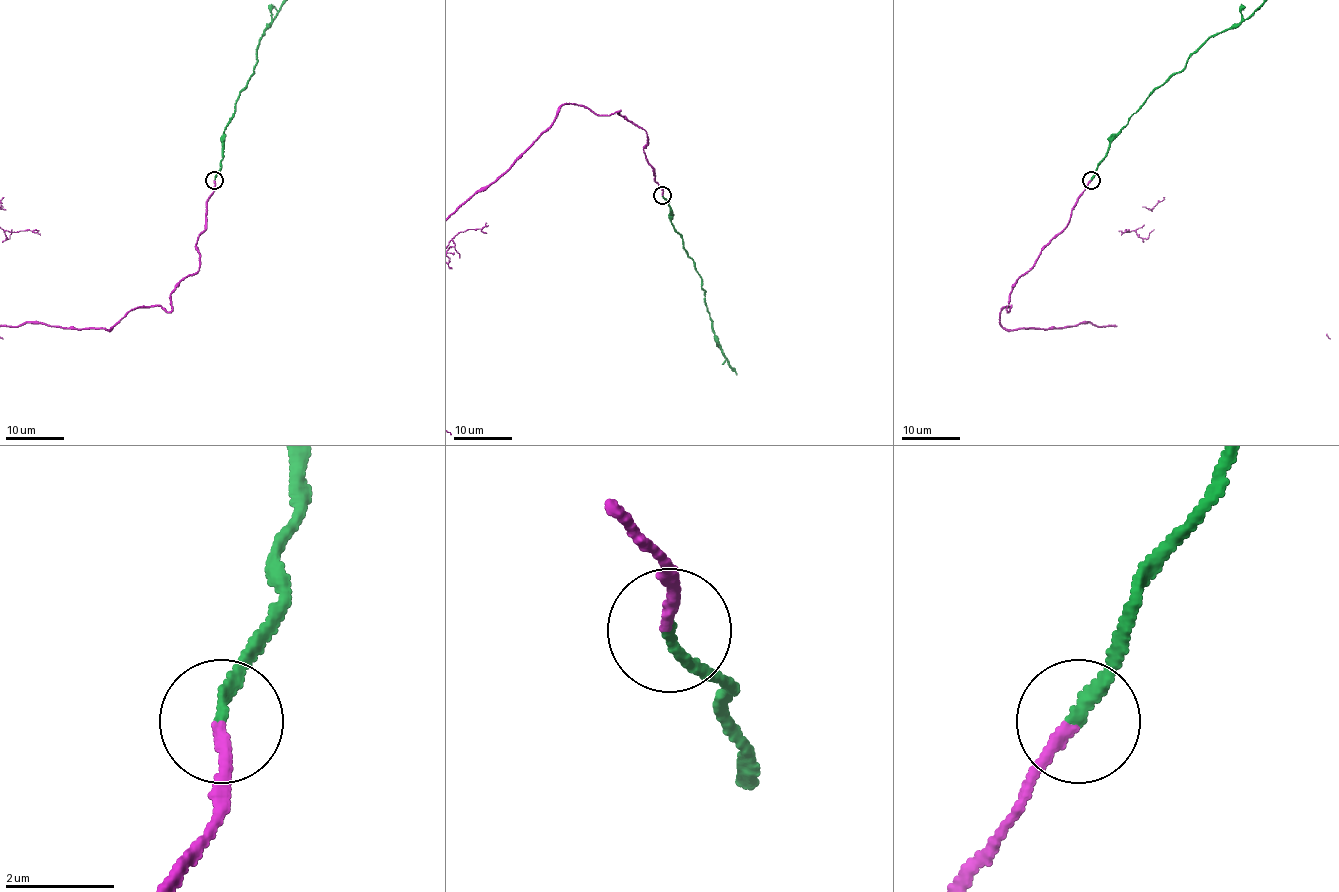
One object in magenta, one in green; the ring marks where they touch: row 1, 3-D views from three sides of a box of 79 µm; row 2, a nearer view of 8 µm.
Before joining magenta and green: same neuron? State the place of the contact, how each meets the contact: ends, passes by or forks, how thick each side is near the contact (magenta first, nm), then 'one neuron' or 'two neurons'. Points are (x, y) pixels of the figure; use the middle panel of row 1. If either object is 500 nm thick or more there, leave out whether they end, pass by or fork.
place (662, 195); magenta ends; green ends; calibres 190 and 200 nm; one neuron

